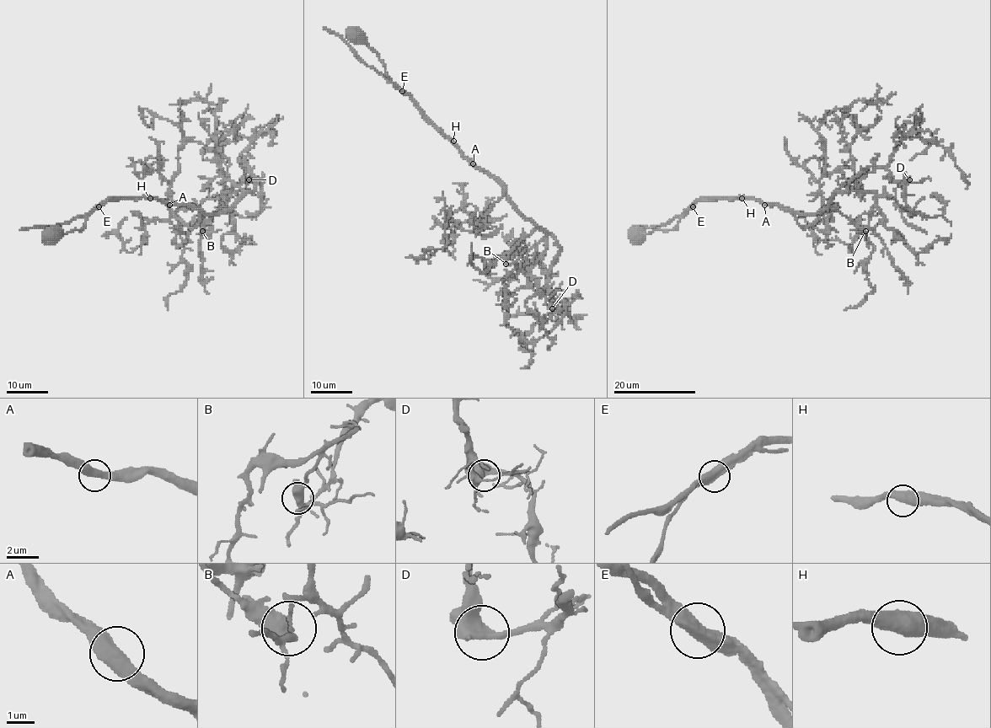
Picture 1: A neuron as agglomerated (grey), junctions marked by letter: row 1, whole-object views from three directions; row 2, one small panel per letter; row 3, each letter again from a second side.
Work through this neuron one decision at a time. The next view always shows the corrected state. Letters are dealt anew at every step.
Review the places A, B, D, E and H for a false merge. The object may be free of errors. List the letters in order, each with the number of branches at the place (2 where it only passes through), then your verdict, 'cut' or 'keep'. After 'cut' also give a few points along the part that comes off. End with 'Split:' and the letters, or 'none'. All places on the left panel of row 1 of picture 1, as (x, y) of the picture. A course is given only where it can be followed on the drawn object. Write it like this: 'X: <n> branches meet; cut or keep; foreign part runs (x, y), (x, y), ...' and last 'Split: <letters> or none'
A: 2 branches meet; keep
B: 2 branches meet; keep
D: 2 branches meet; keep
E: 2 branches meet; keep
H: 2 branches meet; keep
Split: none

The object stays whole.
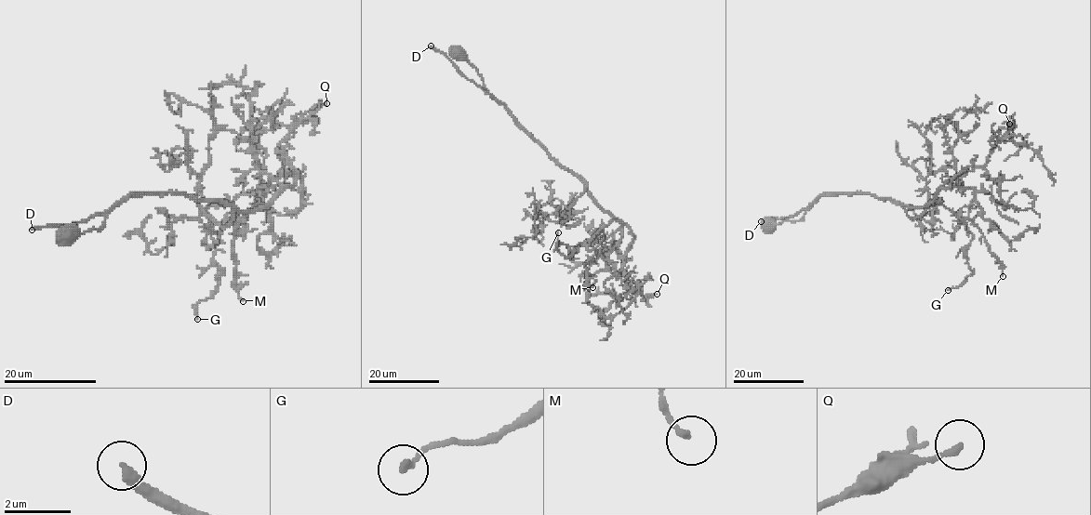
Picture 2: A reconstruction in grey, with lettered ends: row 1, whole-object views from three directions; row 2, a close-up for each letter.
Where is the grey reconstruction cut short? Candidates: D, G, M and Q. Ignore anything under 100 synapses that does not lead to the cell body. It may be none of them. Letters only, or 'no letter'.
D

